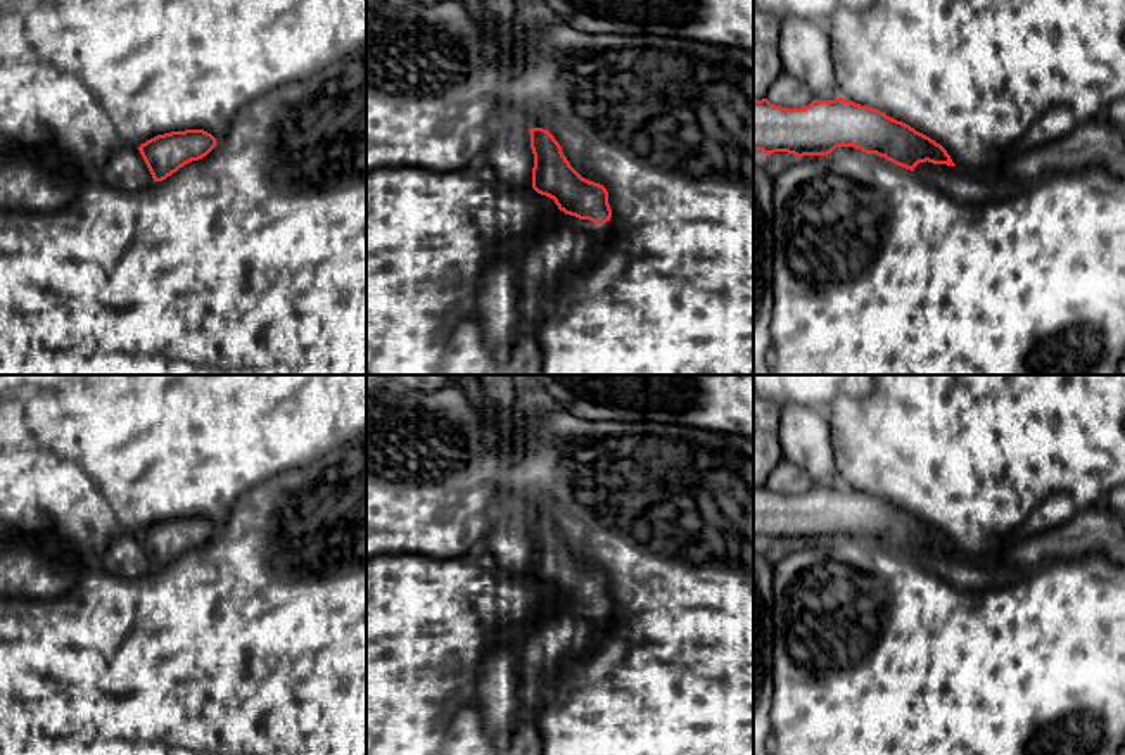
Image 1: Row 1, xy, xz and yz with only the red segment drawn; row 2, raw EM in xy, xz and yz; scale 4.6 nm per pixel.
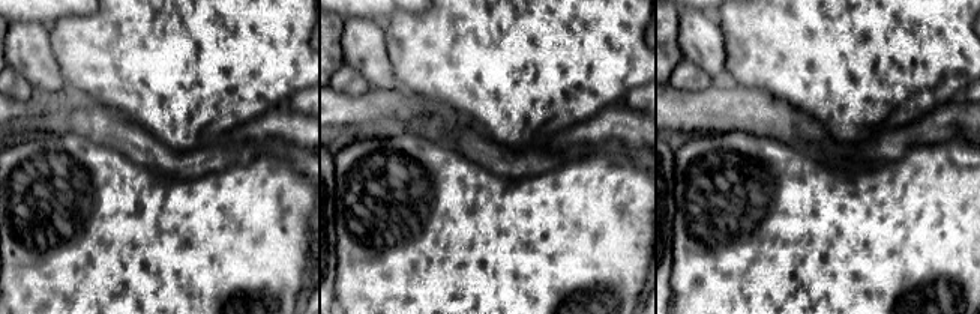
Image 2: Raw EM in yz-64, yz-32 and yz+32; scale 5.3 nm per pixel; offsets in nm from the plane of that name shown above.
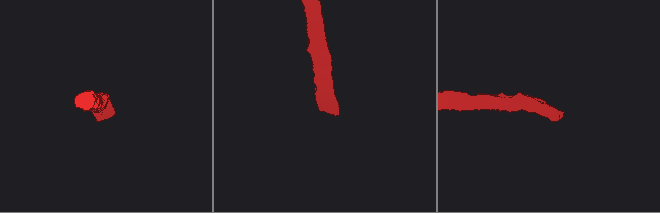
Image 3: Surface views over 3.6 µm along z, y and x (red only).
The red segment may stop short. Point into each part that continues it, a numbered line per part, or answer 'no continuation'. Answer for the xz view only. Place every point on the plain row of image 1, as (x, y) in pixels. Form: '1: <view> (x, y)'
1: xz (565, 631)

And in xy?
no continuation

